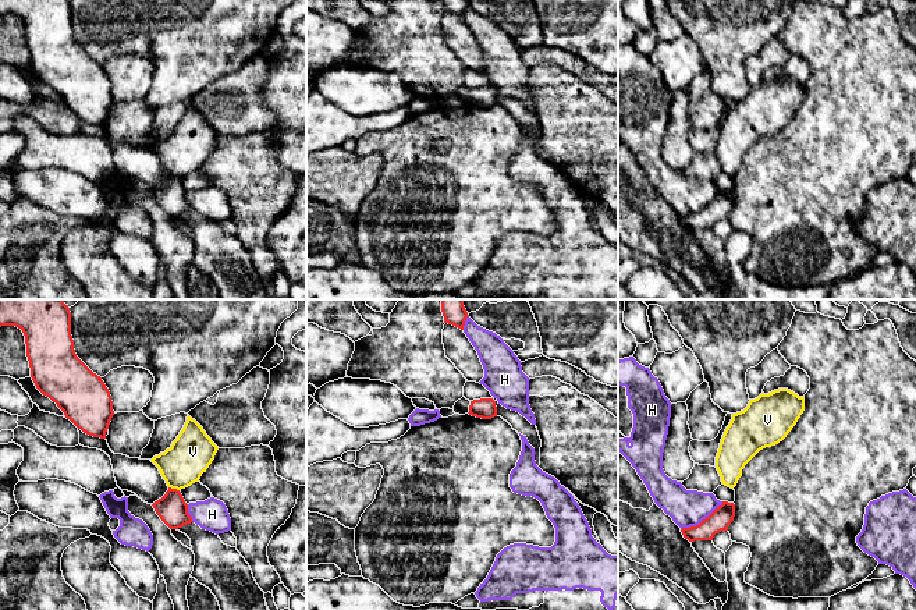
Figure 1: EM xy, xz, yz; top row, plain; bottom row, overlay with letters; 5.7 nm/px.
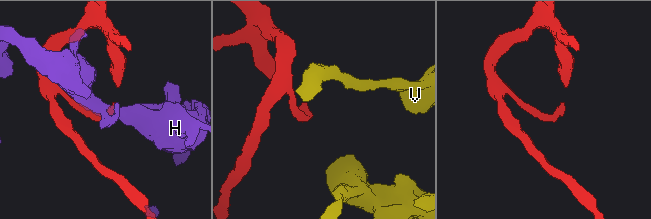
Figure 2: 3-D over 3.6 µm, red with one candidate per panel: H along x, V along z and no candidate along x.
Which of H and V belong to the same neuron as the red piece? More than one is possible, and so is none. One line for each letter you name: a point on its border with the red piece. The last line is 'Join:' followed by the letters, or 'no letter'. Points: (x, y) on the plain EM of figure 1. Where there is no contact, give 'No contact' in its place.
Join: no letter

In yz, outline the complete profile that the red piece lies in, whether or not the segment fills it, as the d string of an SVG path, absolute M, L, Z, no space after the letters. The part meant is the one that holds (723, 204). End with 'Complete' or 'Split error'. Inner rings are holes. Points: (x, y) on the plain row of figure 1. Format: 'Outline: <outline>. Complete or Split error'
Outline: M722 189L706 208L699 213L682 216L681 220L689 230L713 228L714 223L721 219L728 219L728 214L735 205L735 192Z. Complete

